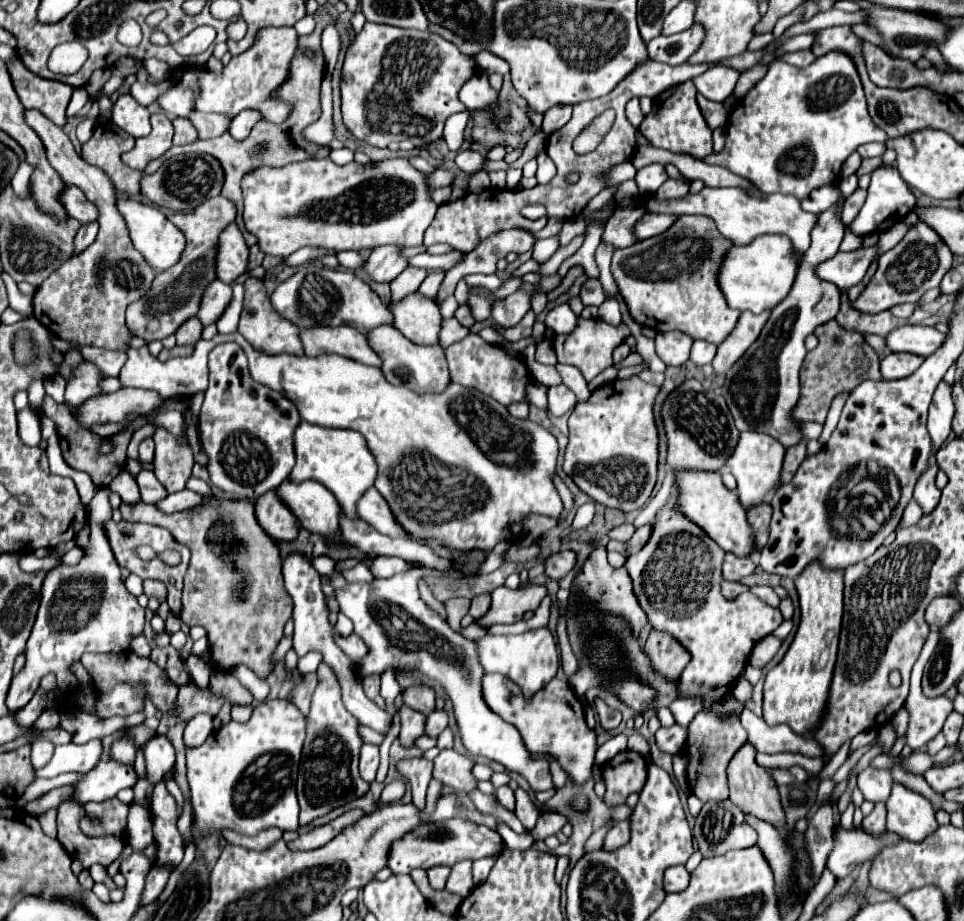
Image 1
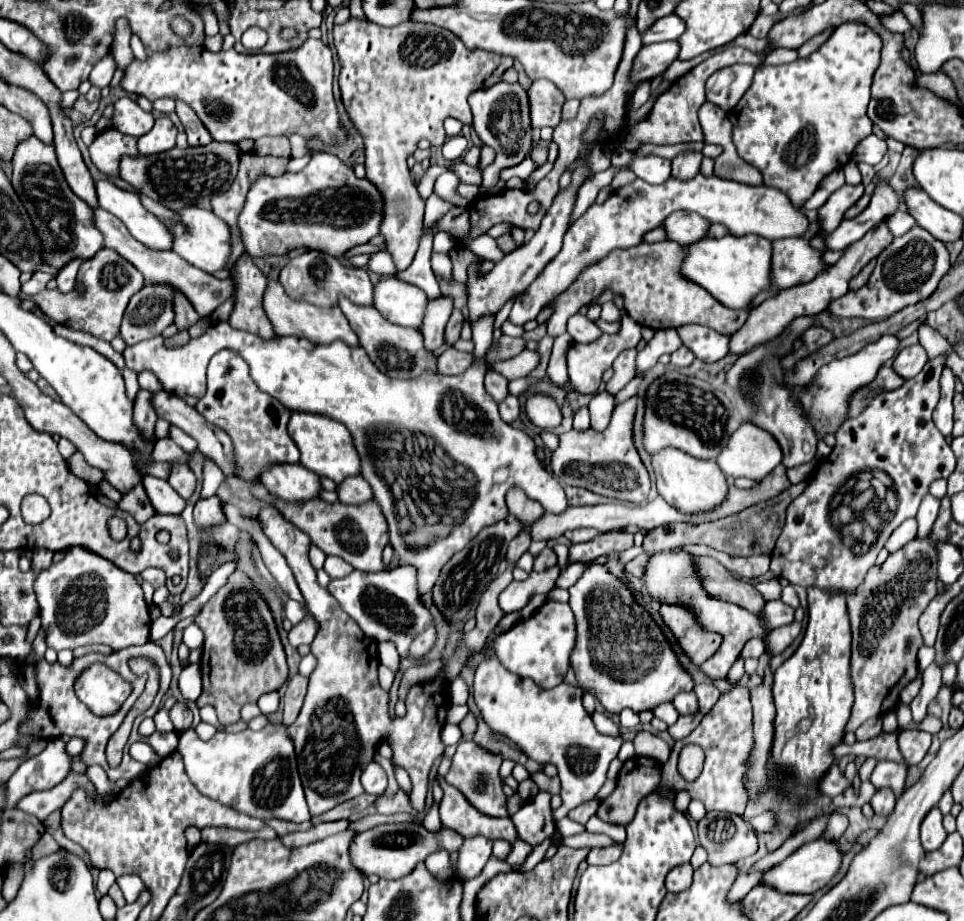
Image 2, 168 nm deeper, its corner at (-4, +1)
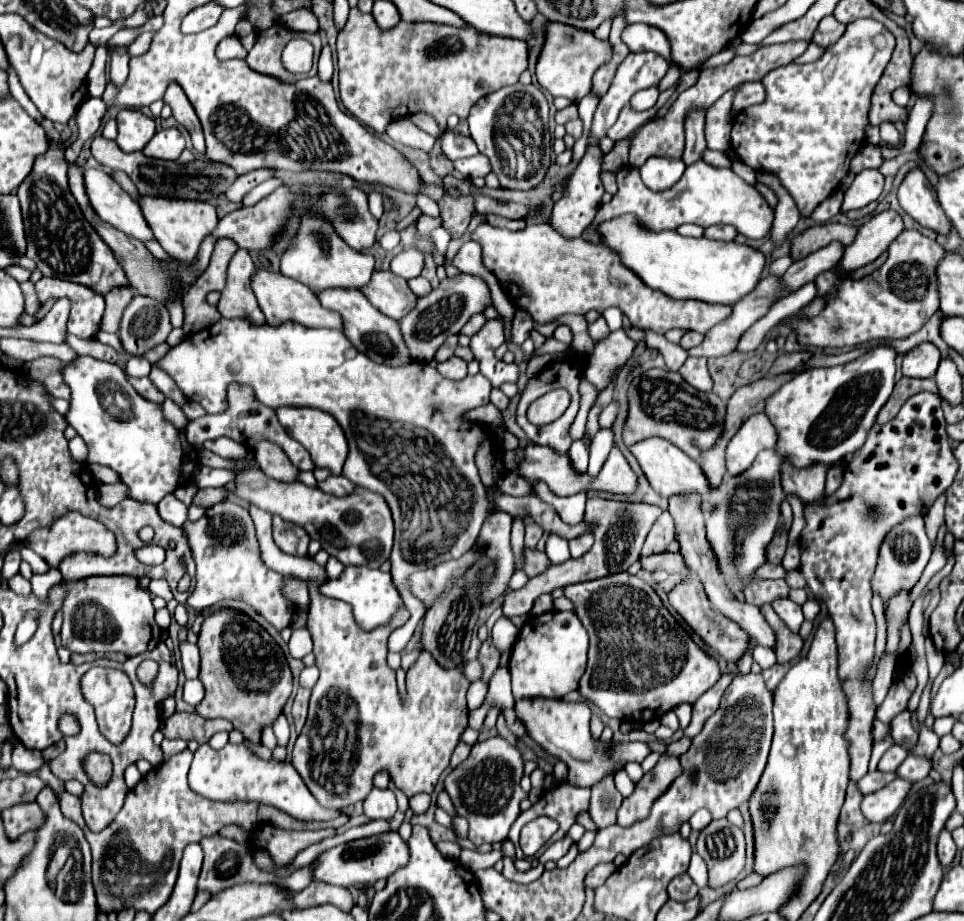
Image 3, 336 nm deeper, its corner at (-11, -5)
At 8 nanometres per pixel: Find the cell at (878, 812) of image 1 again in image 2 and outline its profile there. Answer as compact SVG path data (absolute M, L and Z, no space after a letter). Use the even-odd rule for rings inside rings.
M877 789L869 803L877 815L887 817L887 815L891 815L891 811L895 807L895 795L891 789Z

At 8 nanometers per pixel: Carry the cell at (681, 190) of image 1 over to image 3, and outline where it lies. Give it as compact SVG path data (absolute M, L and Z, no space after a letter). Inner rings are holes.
M692 111L686 117L686 149L682 161L686 165L692 165L702 159L706 149L708 147L704 139L704 111Z

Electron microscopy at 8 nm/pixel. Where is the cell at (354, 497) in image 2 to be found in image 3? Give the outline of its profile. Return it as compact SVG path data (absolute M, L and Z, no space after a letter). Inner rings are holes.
M330 475L326 481L318 483L318 487L322 491L330 493L330 495L336 495L336 497L346 497L346 495L350 495L356 489L356 485L350 479L346 479L344 475L338 475L338 477Z

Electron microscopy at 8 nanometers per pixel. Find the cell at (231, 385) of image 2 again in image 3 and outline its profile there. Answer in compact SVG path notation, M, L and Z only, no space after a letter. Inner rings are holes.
M230 383L228 385L228 407L222 411L222 413L208 413L204 417L198 417L198 419L192 419L188 425L186 425L186 439L190 445L194 447L202 447L202 443L206 439L218 439L218 437L228 437L228 439L234 439L236 443L242 443L250 449L254 449L260 441L272 441L276 445L280 445L284 449L284 453L290 457L290 461L300 469L300 471L314 471L314 463L312 459L308 459L308 451L304 451L304 447L300 443L296 443L288 433L286 429L280 425L278 417L276 417L276 411L262 405L252 387L250 385L242 385L242 383Z

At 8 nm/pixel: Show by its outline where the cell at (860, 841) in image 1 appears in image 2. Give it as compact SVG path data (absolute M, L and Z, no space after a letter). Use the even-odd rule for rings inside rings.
M815 839L811 843L801 845L793 855L789 855L785 861L781 861L779 865L775 865L773 869L769 869L759 883L769 885L781 893L797 893L797 895L813 895L817 889L821 889L823 885L827 885L831 881L831 877L837 873L841 865L841 851L837 847L837 843L833 841L825 841L825 839Z

